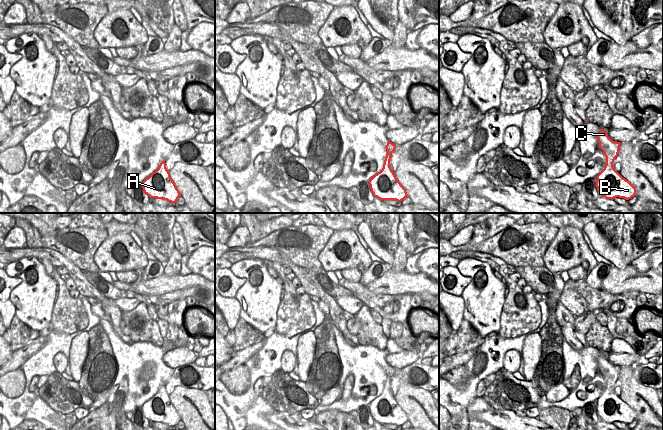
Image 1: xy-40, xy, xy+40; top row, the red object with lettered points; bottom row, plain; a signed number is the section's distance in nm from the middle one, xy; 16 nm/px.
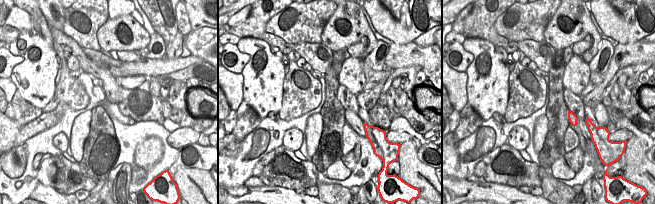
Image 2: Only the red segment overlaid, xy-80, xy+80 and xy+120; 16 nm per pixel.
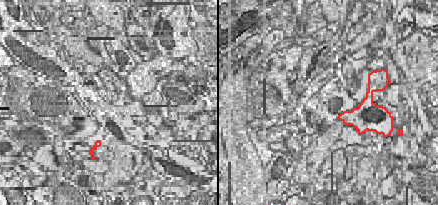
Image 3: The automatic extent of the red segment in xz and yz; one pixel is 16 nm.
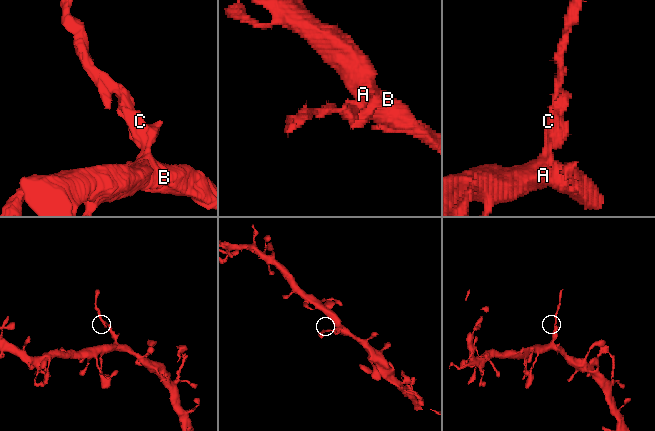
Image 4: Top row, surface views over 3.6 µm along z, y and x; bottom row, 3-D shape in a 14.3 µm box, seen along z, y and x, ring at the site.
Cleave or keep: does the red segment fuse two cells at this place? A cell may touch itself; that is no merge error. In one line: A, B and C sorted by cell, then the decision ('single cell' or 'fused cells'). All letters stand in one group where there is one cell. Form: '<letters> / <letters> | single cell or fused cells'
A B / C | fused cells

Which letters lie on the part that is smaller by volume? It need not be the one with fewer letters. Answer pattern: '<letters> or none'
C

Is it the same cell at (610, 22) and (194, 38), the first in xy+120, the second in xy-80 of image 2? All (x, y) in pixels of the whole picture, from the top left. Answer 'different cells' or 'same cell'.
different cells

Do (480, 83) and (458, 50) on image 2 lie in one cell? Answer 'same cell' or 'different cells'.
different cells

